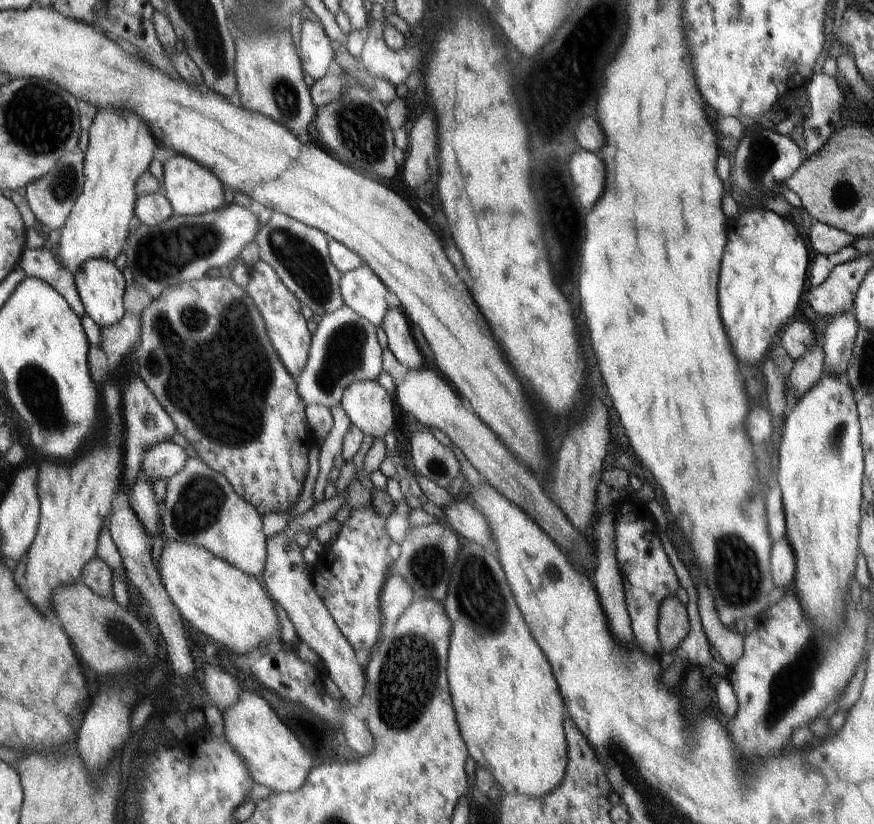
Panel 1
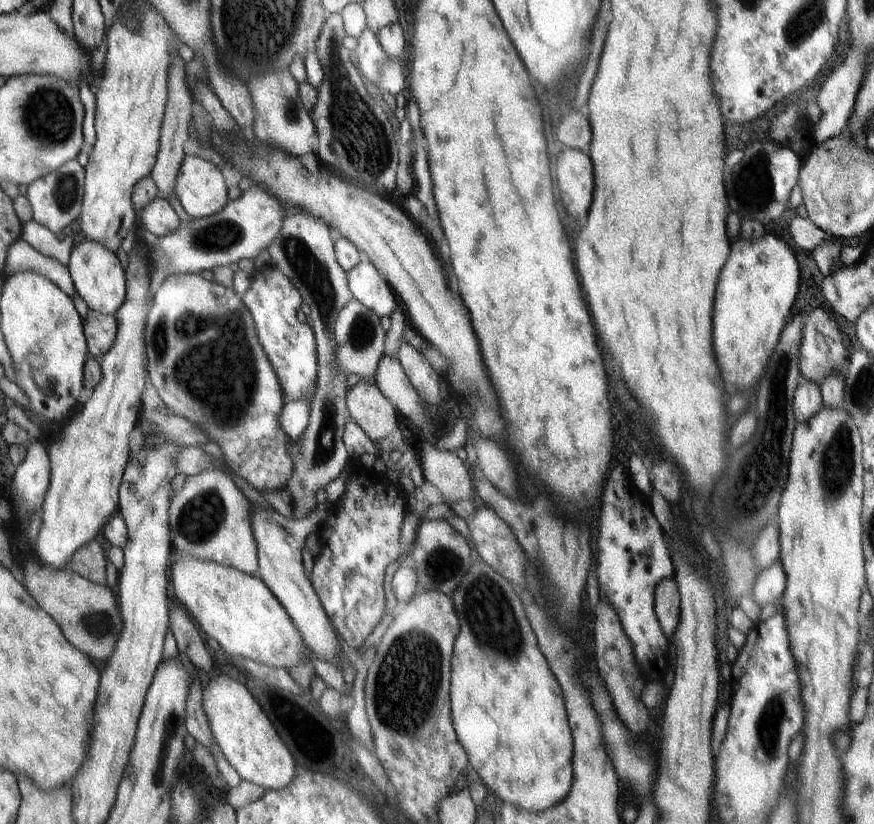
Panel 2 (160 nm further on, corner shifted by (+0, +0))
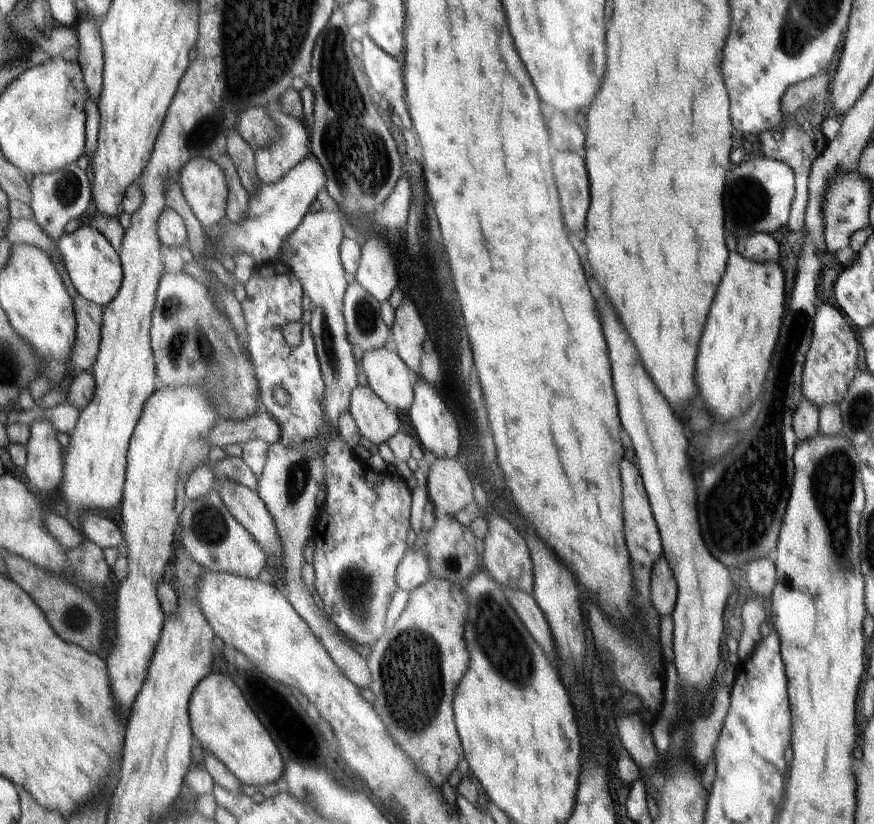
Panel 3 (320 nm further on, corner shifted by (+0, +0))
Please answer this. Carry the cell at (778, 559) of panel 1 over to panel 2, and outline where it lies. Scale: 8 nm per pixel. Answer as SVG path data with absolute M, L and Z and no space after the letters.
M778 560L759 573L750 597L760 607L764 607L766 604L774 604L780 610L784 588L786 588L786 576L784 576L782 562Z

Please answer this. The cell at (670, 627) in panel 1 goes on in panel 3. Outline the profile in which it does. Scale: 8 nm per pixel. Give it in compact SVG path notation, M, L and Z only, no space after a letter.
M664 556L652 565L650 594L651 603L659 615L672 614L677 601L677 582Z

